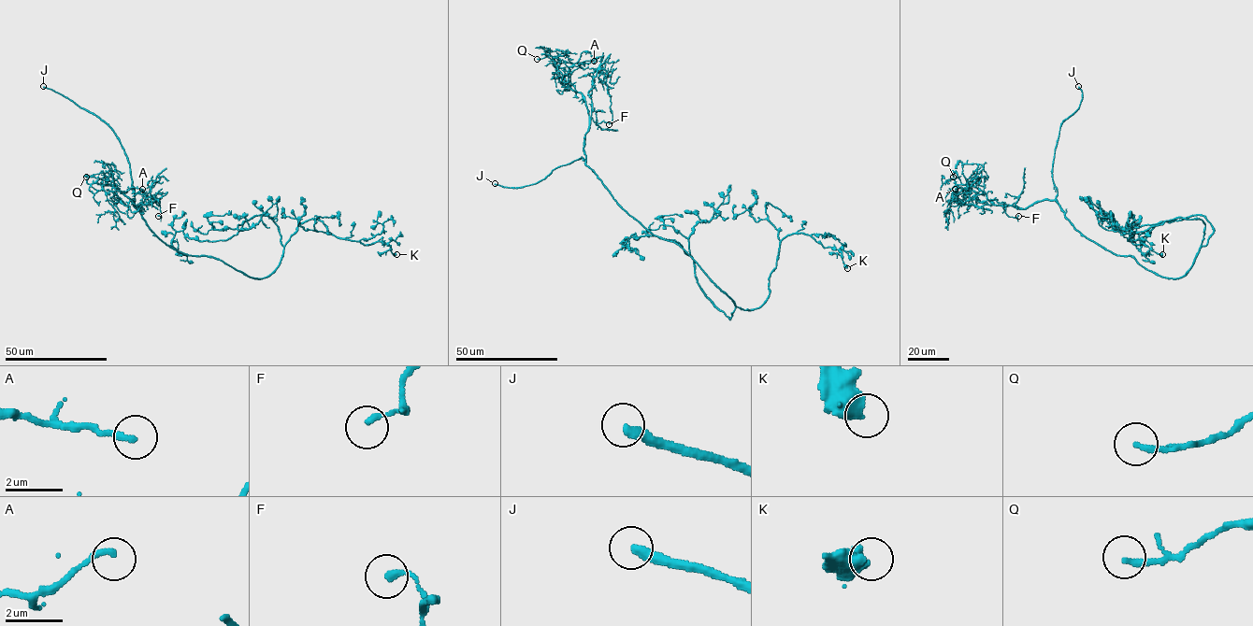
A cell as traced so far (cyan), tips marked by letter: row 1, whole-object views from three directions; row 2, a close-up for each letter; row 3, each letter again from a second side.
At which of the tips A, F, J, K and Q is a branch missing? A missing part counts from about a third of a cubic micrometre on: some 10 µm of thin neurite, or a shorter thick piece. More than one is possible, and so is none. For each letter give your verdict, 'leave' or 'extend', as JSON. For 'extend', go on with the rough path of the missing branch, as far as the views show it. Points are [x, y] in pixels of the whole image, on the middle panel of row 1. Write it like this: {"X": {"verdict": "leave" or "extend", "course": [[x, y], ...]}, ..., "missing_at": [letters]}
{"A": {"verdict": "leave"}, "F": {"verdict": "leave"}, "J": {"verdict": "extend"}, "K": {"verdict": "leave"}, "Q": {"verdict": "extend", "course": [[537, 59], [519, 63], [522, 61]]}, "missing_at": ["J", "Q"]}

